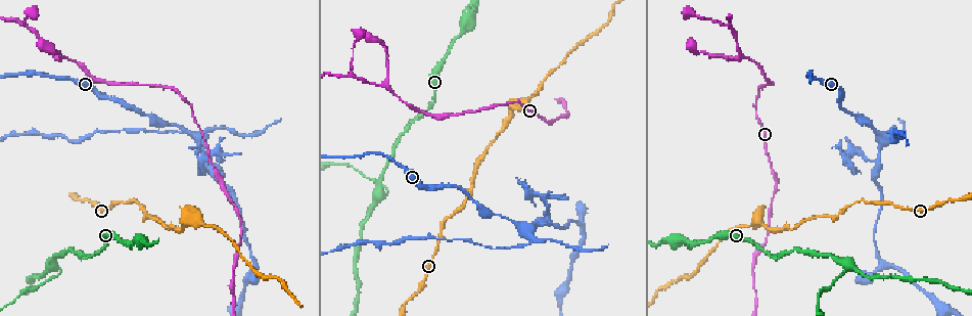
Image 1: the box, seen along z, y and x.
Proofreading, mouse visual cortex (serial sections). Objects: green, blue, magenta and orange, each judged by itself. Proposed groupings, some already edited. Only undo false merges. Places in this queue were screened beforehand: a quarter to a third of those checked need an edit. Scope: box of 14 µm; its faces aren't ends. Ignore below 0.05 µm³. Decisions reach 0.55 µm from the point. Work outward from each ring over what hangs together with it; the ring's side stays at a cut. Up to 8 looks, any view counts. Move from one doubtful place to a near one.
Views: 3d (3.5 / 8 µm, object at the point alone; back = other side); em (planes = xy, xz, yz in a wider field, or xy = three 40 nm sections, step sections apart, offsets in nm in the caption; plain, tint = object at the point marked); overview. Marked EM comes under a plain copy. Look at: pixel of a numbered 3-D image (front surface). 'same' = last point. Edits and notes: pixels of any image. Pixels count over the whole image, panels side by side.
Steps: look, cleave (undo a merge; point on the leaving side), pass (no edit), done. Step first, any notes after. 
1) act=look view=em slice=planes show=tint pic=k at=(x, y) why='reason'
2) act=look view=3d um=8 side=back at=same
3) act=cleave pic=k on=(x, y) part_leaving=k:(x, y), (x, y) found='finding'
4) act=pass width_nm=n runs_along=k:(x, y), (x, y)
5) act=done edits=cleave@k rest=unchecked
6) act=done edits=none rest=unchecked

act=look view=3d um=8 pic=1 at=(24, 27)

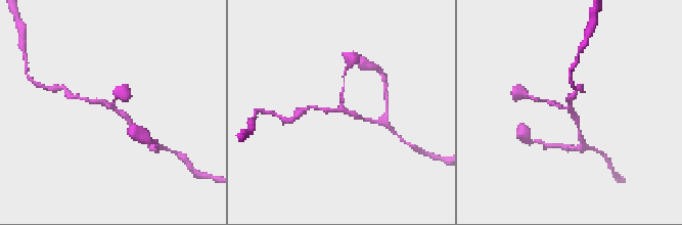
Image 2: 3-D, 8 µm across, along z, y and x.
act=look view=3d um=3.5 pic=2 at=(568, 108) why='zoom in'

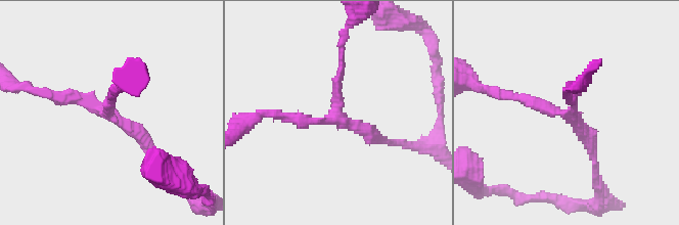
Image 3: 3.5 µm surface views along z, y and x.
act=look view=em slice=xy step=5 show=tint pic=3 at=(571, 115) arms=3 arm_widths_nm=150,200,200 why='shape alone is not enough'

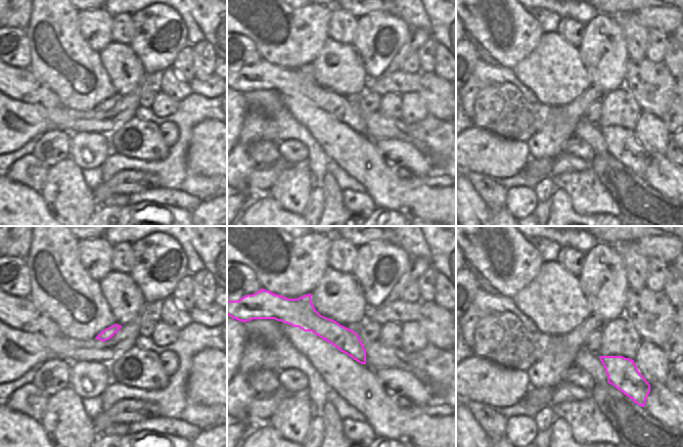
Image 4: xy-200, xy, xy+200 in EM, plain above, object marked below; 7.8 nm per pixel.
act=pass runs_along=3:(593, 155), (575, 115), (509, 95) found='continuous, no second cell'

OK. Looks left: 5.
act=look view=3d um=3.5 pic=1 at=(757, 214) why='calibre changes'

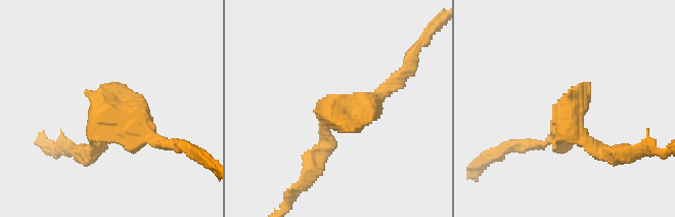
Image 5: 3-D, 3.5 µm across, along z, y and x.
act=look view=em slice=xy step=3 show=tint pic=5 at=(103, 114) why='shape alone is not enough'

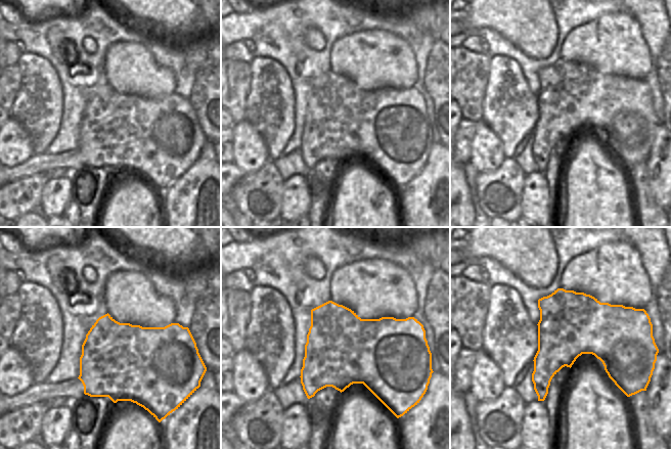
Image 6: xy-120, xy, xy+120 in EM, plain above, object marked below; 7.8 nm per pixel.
act=pass runs_along=5:(320, 150), (326, 109), (390, 85) found='continuous, no second cell'

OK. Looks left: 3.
act=look view=3d um=8 pic=1 at=(210, 168) why='three arms meet'

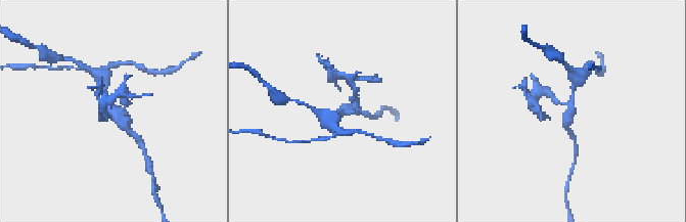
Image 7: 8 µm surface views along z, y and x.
act=look view=em slice=planes show=tint pic=7 at=(116, 113)

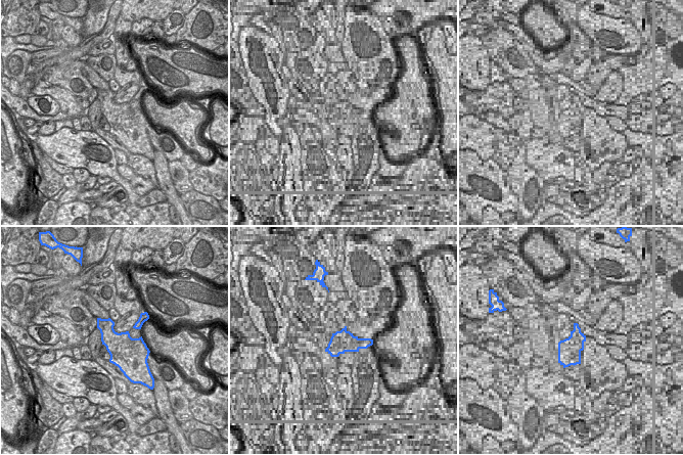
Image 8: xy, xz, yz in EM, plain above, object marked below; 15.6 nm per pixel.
act=pass arms=3 arm_widths_nm=150,150,200 runs_along=7:(106, 88), (112, 113), (136, 137) found='continuous, no second cell'

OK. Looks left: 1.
act=done edits=none rest=unchecked

